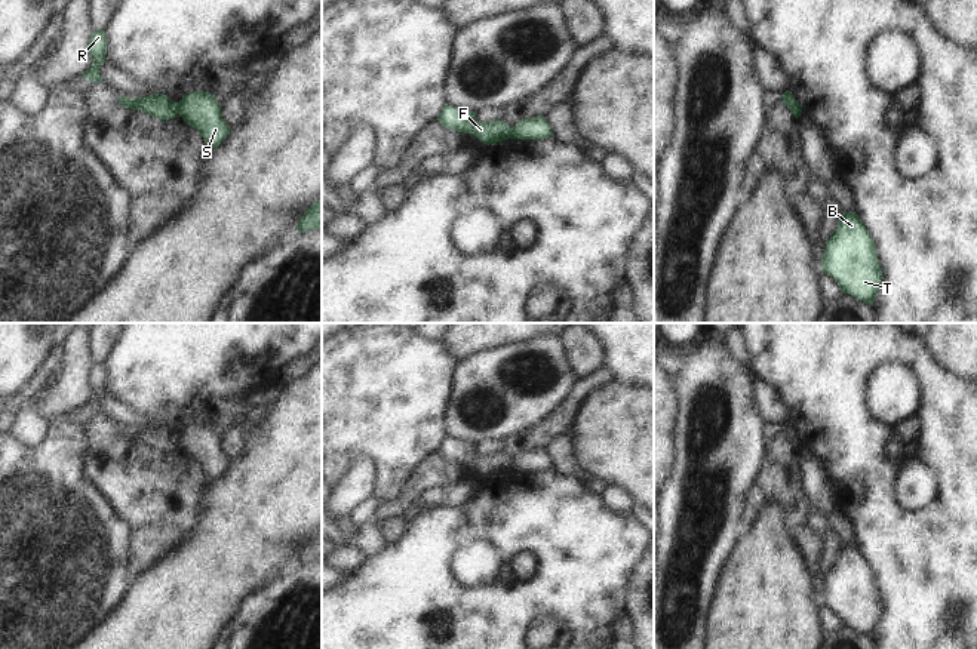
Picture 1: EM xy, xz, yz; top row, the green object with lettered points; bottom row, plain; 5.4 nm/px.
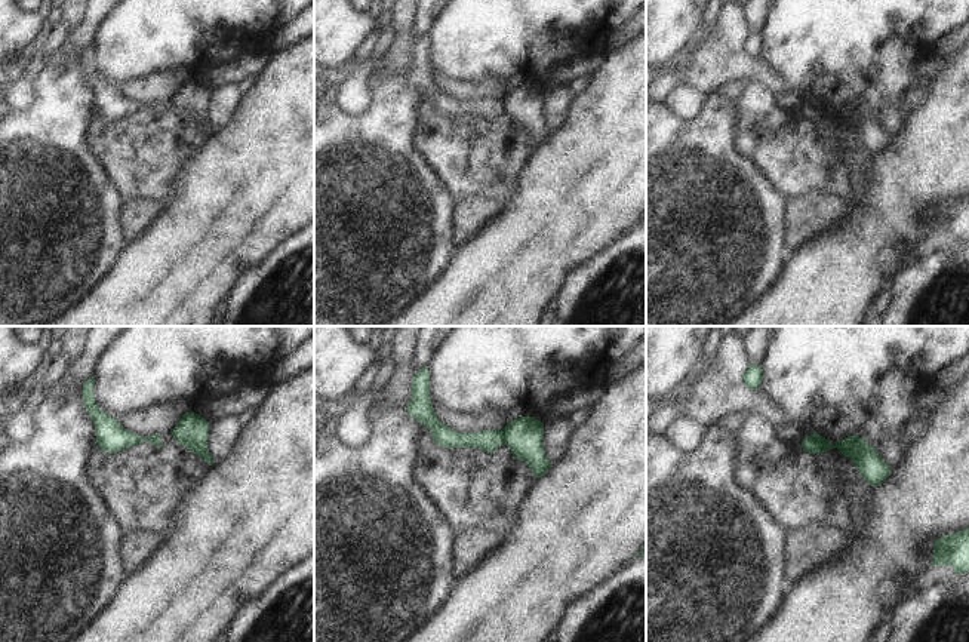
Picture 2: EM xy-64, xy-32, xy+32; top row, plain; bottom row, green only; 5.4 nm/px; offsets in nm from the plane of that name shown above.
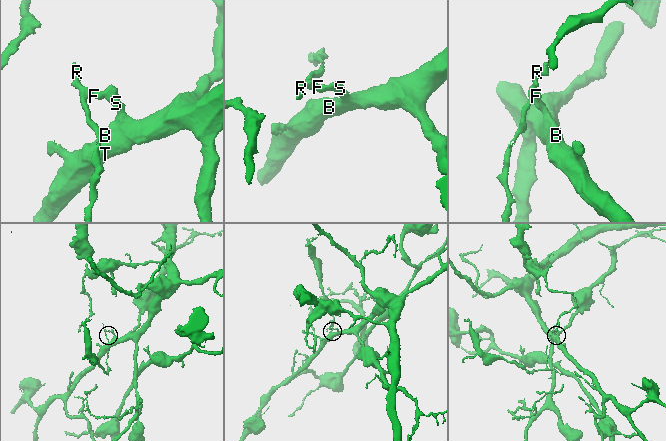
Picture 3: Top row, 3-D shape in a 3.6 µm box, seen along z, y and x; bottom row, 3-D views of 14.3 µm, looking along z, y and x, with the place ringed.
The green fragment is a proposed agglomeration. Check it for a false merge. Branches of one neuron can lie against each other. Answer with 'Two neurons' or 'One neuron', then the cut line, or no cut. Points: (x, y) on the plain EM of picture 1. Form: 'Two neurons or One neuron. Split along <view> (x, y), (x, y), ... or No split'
Two neurons. Split along xy (178, 434), (180, 445)

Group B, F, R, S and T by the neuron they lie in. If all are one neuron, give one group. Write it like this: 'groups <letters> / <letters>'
groups B S T / F R

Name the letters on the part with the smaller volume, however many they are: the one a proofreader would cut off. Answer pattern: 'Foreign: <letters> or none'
Foreign: F, R

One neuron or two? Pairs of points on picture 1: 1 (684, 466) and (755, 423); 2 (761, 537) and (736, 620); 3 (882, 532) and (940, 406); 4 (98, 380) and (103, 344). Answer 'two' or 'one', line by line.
1: one
2: one
3: one
4: two

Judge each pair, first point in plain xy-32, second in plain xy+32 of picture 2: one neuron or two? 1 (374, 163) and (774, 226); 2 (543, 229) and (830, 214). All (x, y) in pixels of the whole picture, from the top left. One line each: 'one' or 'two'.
1: one
2: two

